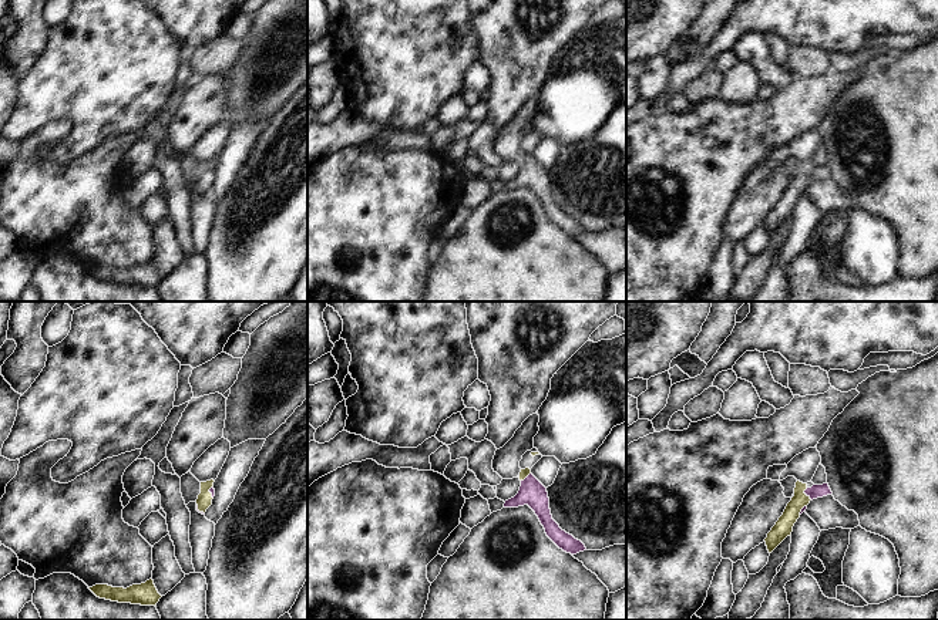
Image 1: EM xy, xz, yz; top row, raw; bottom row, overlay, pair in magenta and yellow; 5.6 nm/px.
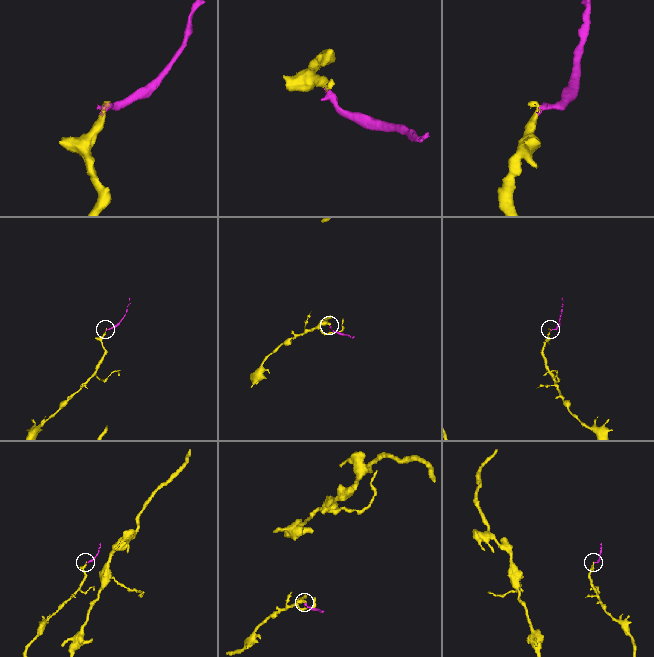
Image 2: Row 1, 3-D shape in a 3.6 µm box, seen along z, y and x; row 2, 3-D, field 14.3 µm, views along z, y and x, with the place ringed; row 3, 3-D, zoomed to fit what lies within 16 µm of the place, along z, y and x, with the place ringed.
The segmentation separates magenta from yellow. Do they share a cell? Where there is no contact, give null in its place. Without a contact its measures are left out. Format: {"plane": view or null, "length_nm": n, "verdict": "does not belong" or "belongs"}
{"plane": "yz", "length_nm": 80, "verdict": "belongs"}

